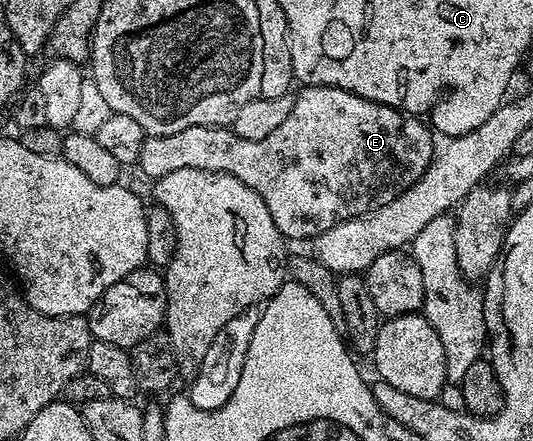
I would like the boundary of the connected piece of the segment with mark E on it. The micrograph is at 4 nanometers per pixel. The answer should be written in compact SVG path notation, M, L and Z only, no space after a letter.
M305 86L300 91L296 93L291 114L287 114L287 119L272 134L267 134L267 138L239 138L229 126L187 126L187 130L179 130L175 134L146 135L136 167L141 168L142 174L149 176L150 181L163 178L163 174L172 174L174 170L222 172L239 178L243 186L251 186L251 190L263 198L263 206L271 210L271 218L275 218L275 226L286 241L309 242L339 222L373 212L391 202L398 194L406 192L432 162L435 155L434 133L426 121L426 125L421 121L424 119L401 112L398 108L359 98L359 94L351 94L342 88Z

